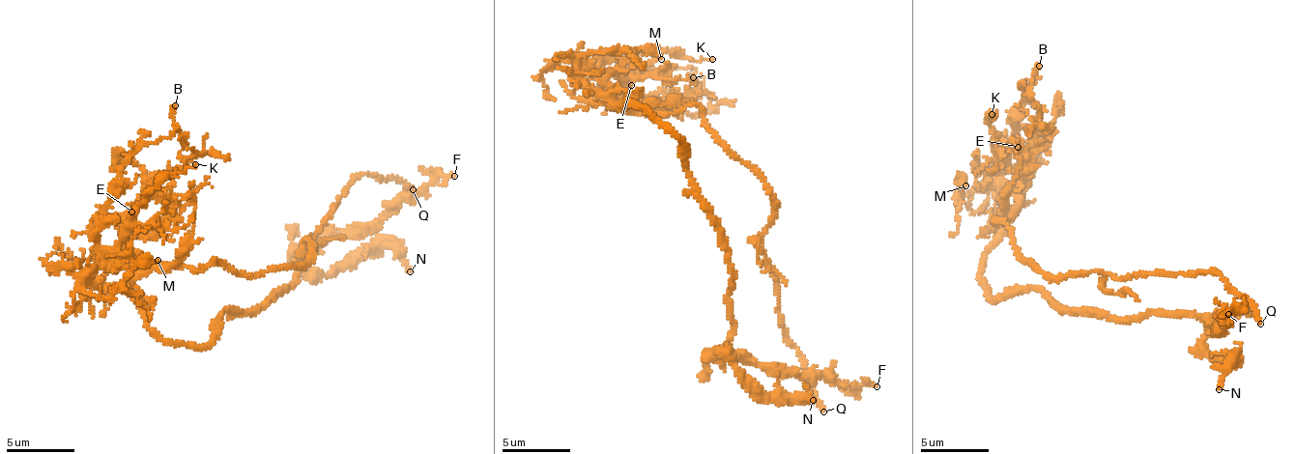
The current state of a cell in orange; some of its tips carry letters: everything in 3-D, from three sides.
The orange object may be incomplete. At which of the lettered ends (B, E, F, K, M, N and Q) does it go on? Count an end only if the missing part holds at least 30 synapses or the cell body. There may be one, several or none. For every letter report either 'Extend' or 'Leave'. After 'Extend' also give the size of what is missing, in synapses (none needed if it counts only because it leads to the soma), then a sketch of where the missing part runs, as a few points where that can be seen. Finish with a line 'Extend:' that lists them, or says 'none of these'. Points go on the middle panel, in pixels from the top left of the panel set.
B: Leave
E: Leave
F: Leave
K: Leave
M: Leave
N: Leave
Q: Extend
Extend: Q

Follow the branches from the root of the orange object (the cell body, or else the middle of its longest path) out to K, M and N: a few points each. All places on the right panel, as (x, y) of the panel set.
K: (990, 244), (1006, 224), (1007, 211), (1019, 202), (999, 175), (1005, 146), (988, 121), (995, 119), (992, 114)
M: (990, 244), (1004, 226), (1005, 212), (992, 191), (973, 192), (961, 201), (959, 184), (965, 185)
N: (990, 244), (980, 276), (996, 299), (1031, 289), (1102, 317), (1194, 316), (1211, 356), (1233, 358), (1219, 389)

